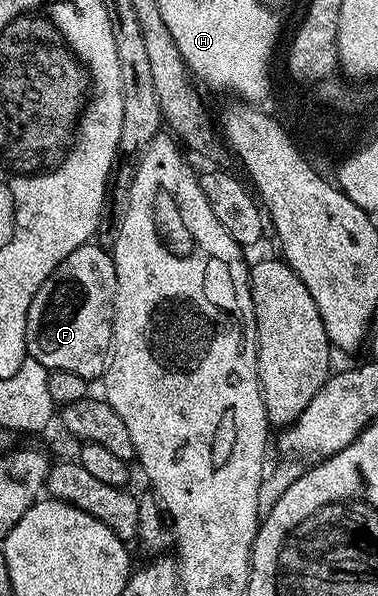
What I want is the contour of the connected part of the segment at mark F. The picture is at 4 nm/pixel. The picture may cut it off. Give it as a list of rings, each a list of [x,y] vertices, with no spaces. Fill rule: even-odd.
[[[95,242],[82,244],[65,262],[45,278],[33,298],[27,315],[27,354],[48,370],[69,370],[88,382],[95,382],[107,371],[111,354],[111,323],[115,317],[117,274],[112,253]]]

